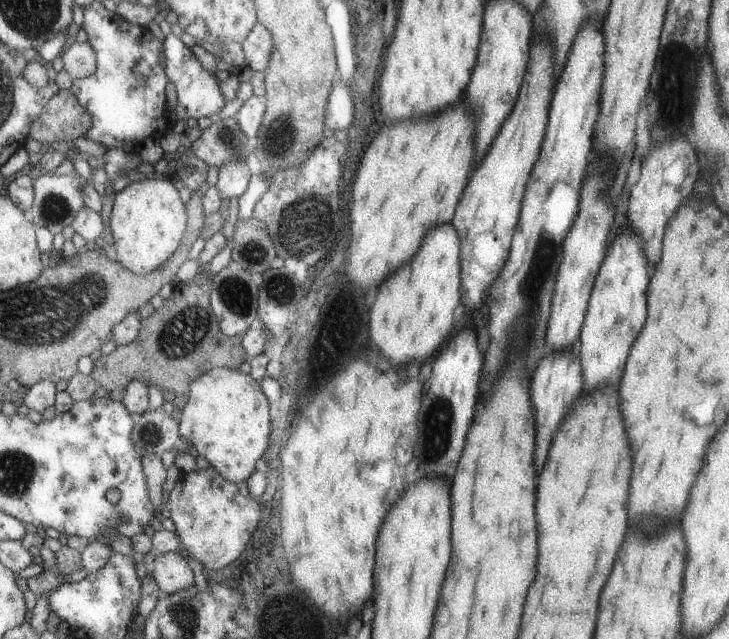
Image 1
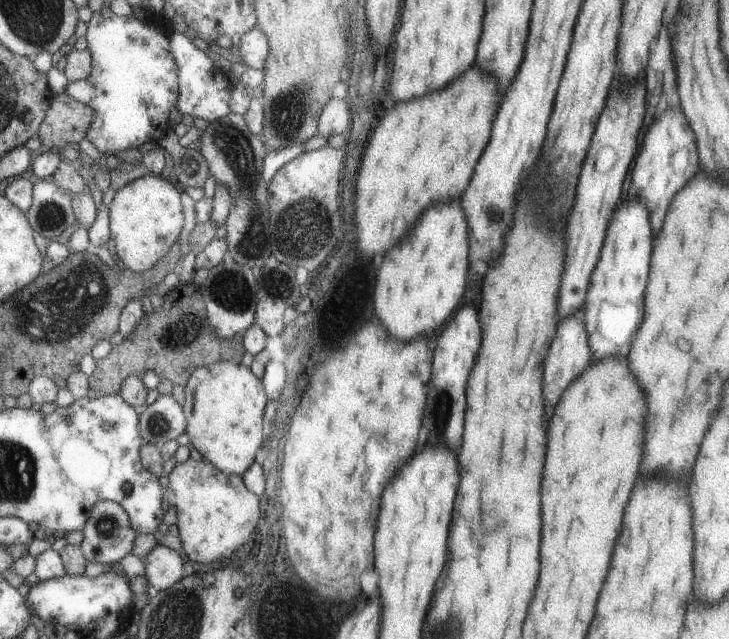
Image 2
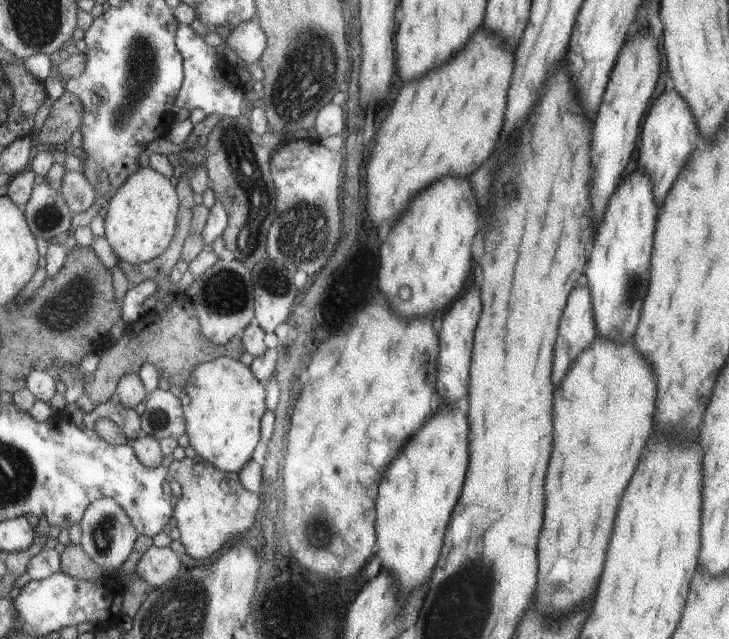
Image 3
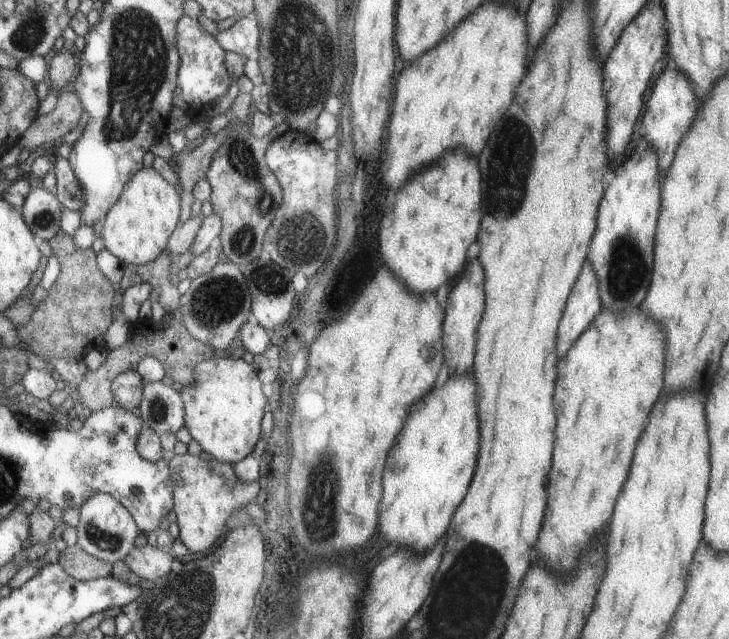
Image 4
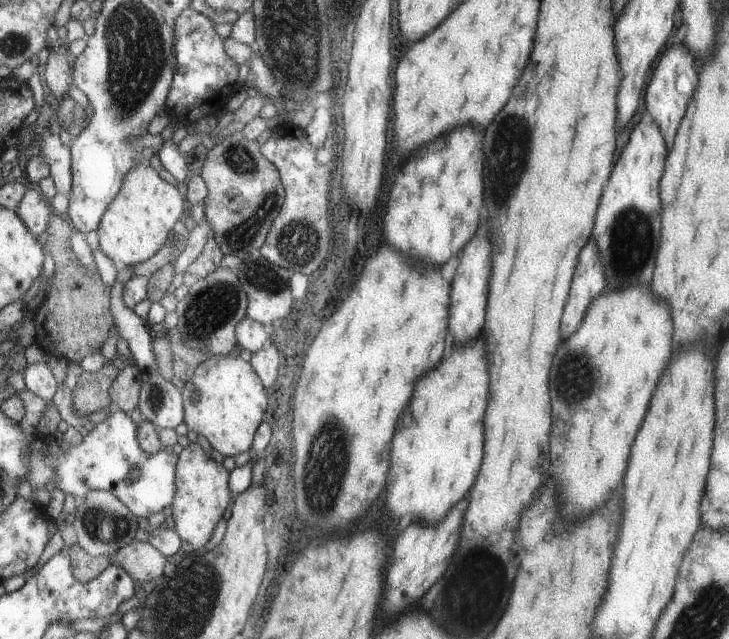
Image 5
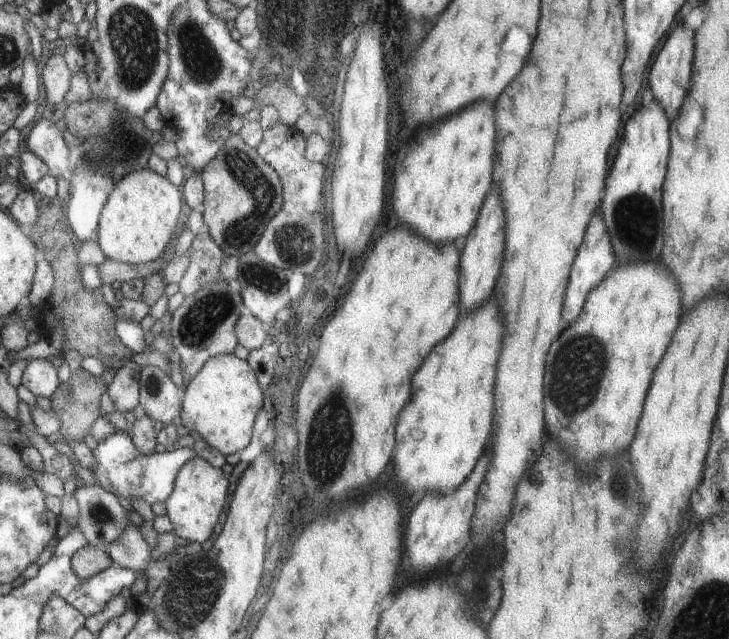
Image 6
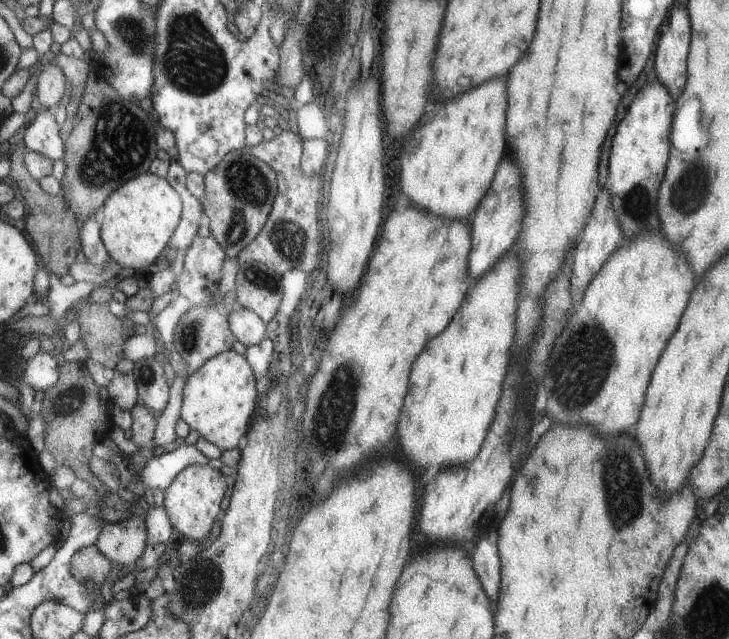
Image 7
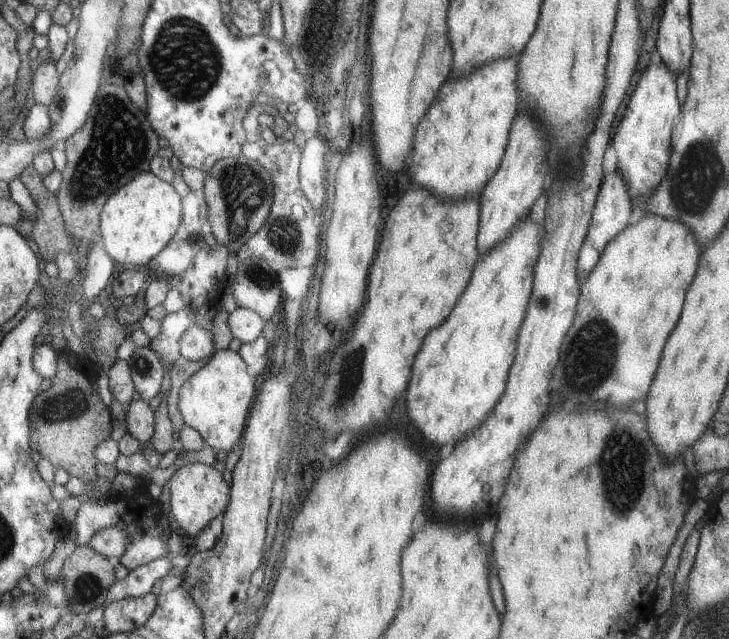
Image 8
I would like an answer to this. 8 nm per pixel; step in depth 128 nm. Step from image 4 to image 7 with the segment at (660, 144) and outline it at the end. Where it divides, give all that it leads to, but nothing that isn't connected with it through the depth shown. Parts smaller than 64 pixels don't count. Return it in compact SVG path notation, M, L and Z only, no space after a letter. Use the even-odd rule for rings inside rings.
M685 4L671 9L667 26L655 49L653 74L675 99L686 86L685 58L689 48L689 16Z

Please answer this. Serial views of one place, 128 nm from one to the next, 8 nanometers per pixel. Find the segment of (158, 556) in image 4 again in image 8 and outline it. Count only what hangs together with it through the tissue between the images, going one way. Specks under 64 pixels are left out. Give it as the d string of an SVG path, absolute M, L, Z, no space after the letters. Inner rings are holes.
M117 526L104 527L94 533L91 539L88 539L89 547L94 552L101 554L112 561L119 561L129 549L128 535Z

